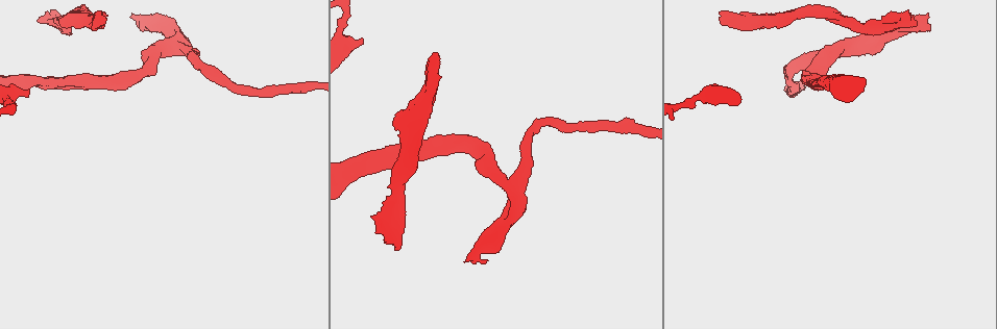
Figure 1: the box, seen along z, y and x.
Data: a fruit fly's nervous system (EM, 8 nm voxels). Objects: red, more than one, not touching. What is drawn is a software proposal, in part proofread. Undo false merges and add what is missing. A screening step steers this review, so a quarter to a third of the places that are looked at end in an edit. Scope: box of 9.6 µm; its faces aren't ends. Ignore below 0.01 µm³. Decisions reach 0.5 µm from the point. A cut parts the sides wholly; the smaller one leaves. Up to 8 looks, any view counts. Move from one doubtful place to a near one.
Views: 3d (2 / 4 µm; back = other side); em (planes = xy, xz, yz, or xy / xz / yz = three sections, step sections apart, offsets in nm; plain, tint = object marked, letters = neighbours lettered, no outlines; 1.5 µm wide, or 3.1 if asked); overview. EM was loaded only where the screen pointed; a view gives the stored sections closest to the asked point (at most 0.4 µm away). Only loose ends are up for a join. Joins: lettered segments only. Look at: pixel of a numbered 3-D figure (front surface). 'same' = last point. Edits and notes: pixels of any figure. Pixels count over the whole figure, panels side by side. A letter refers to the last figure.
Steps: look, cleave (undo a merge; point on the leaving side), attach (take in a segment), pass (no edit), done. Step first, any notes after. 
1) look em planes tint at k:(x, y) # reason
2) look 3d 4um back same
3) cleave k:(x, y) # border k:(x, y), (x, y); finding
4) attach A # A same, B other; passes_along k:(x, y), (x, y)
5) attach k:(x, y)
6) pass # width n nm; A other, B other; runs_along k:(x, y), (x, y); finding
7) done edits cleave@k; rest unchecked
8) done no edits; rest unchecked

look 3d 4um at 1:(467, 260) # free end

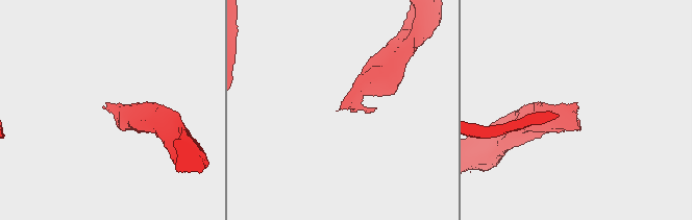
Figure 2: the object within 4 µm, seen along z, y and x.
look em planes tint at 2:(577, 102)

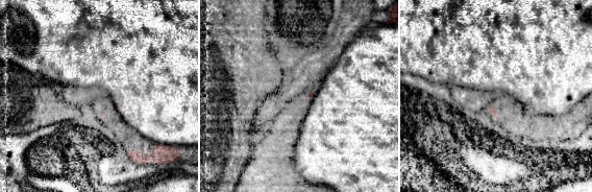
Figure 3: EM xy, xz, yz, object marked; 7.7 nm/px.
look em planes letters same # what lies round it

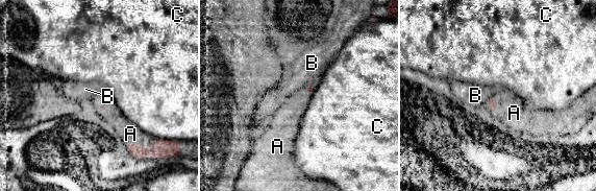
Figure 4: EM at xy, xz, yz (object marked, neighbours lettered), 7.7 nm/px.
attach A # A same, B other, C other; passes_along 4:(163, 148), (142, 147), (130, 134); it goes on there

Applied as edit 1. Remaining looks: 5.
look overview

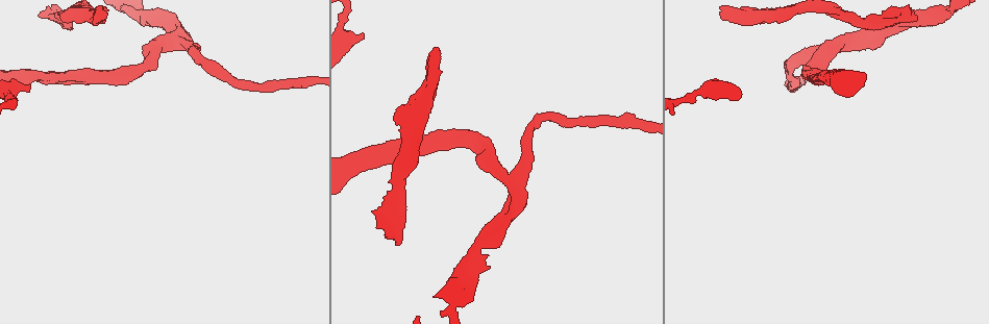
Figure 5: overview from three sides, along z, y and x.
look em planes tint at 5:(420, 105) # four or more arms meet

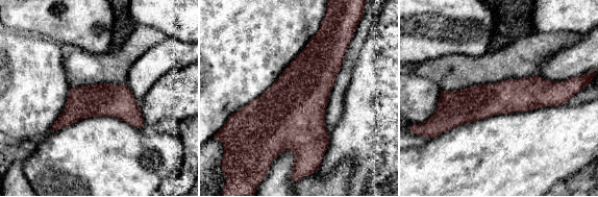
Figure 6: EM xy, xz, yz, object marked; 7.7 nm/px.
look em planes letters same

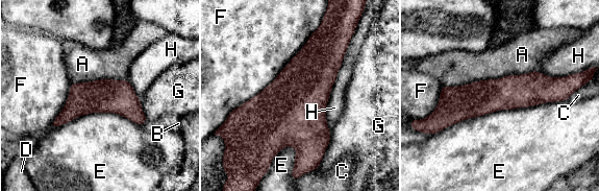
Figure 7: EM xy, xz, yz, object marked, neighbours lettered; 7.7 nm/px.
pass # width 260 nm; A other, B other, C other, D other, E other, F other, G other, H other; runs_along 7:(562, 88), (489, 95), (441, 109); one neuron here

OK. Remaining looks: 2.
look 3d 2um at 5:(364, 35) # an open end

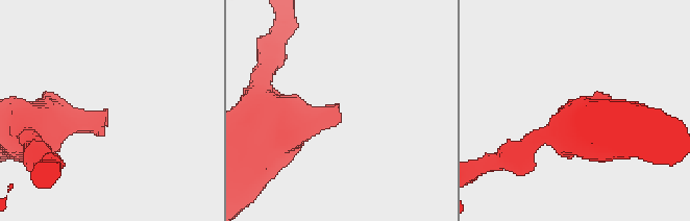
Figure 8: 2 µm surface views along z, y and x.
look em yz step 4 letters at 8:(105, 108) # need the tissue

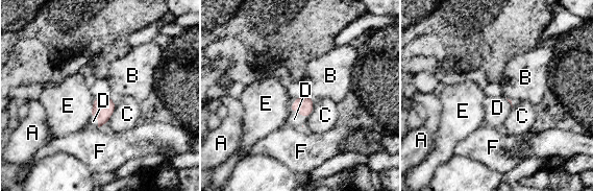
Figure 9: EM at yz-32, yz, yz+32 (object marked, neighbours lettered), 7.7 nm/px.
attach D # A other, B other, C other, D same, E other, F other; passes_along 9:(304, 105), (299, 114), (294, 119); the neuron continues

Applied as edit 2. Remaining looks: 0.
done edits attach@4, attach@9; rest unchecked

